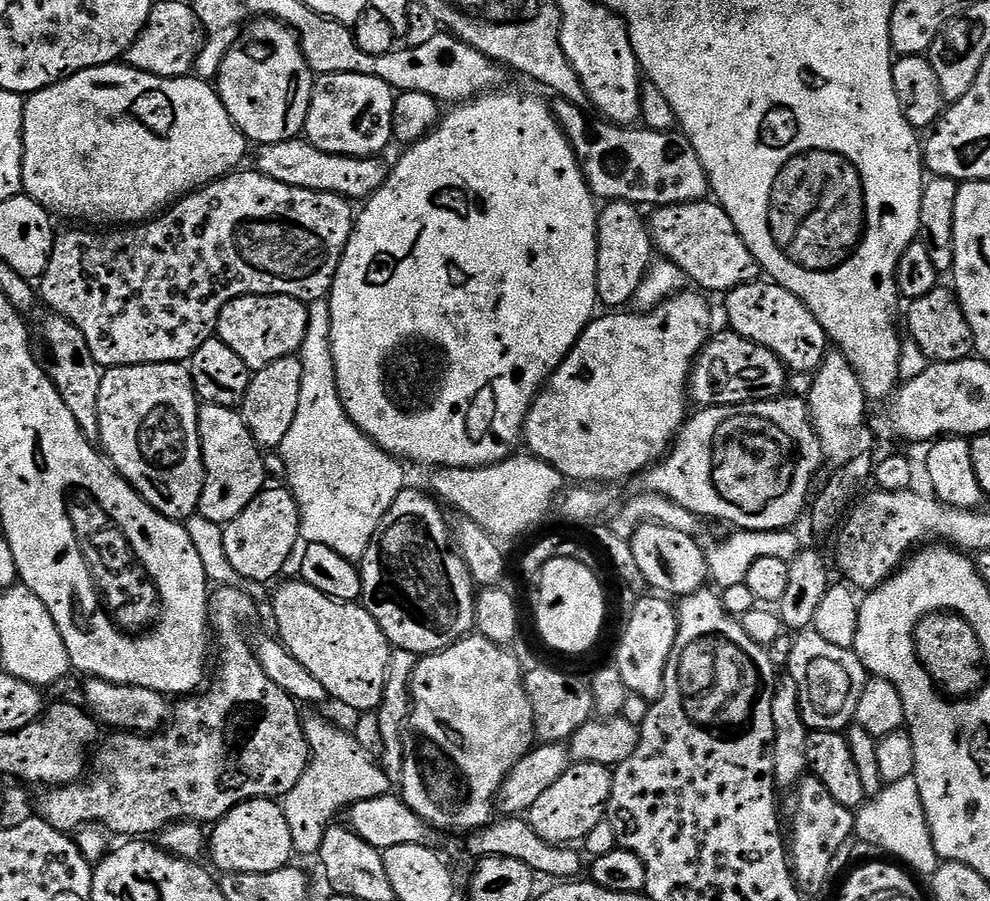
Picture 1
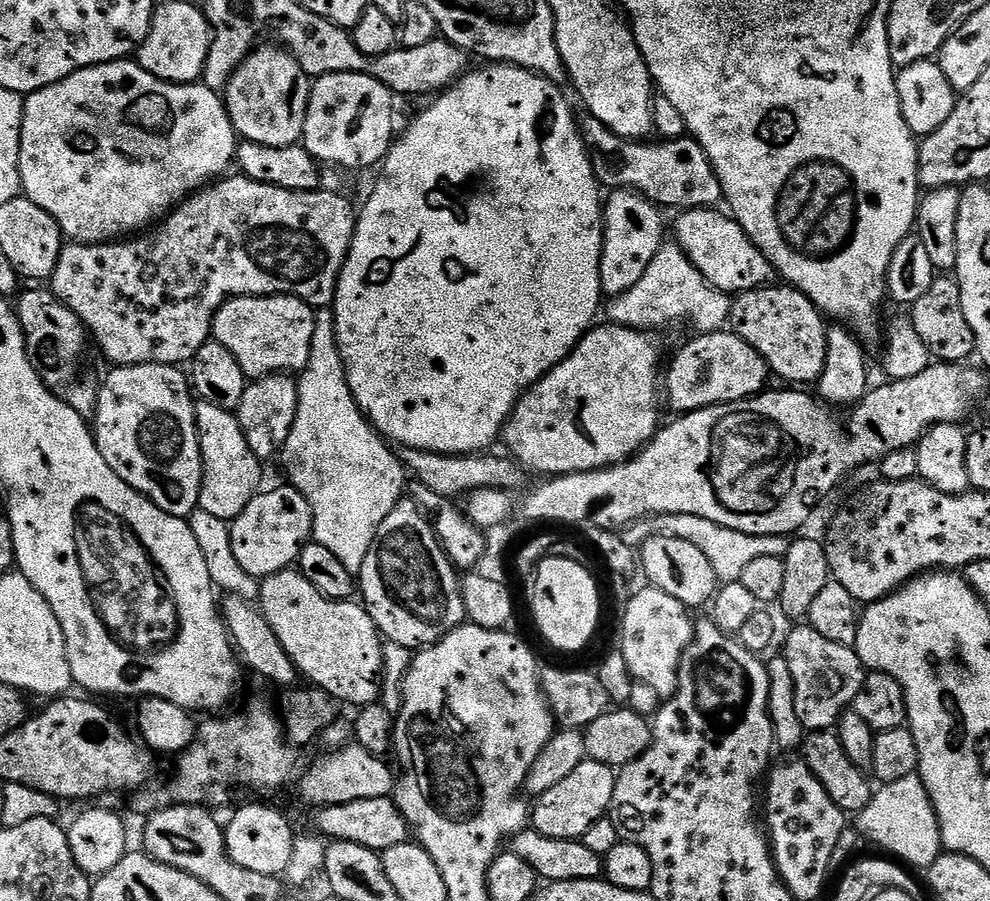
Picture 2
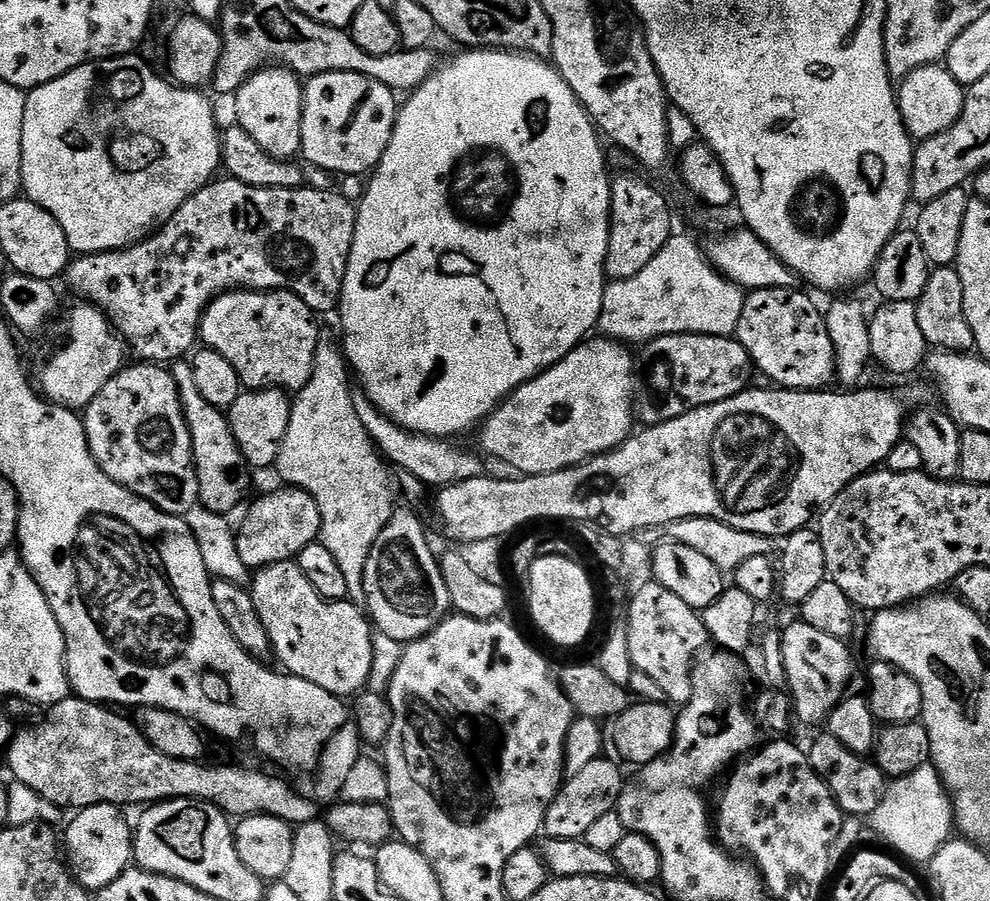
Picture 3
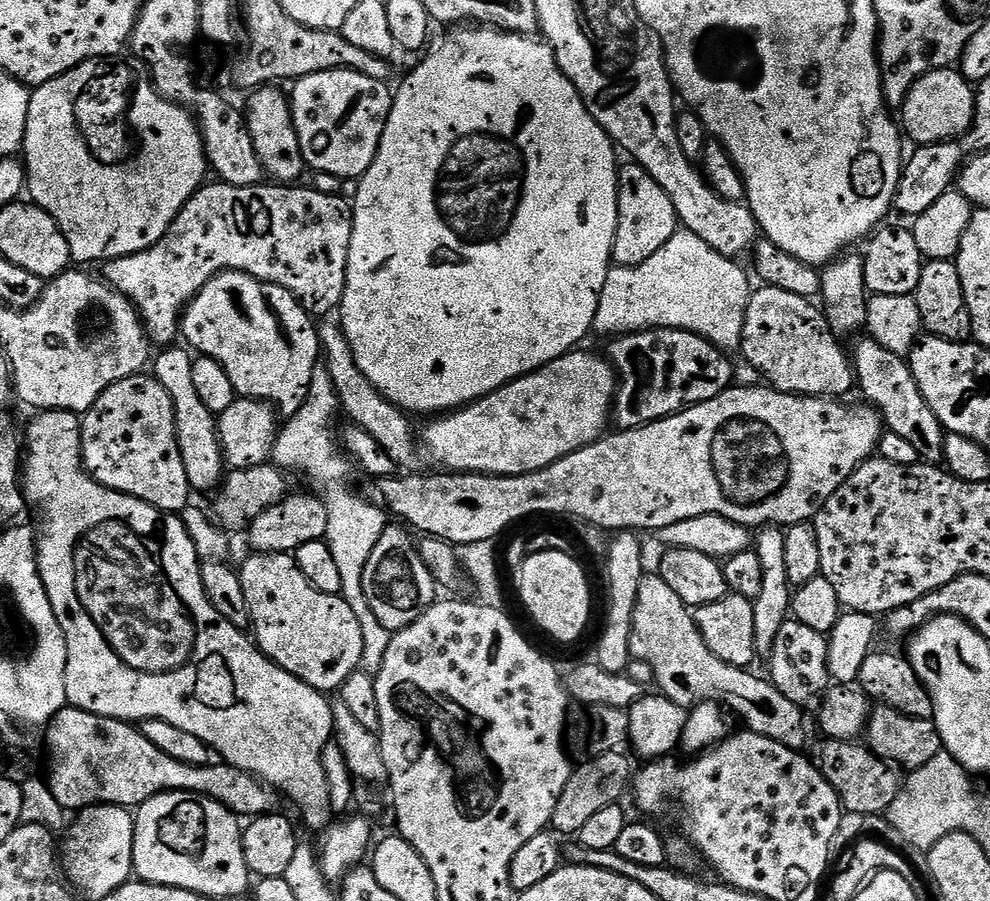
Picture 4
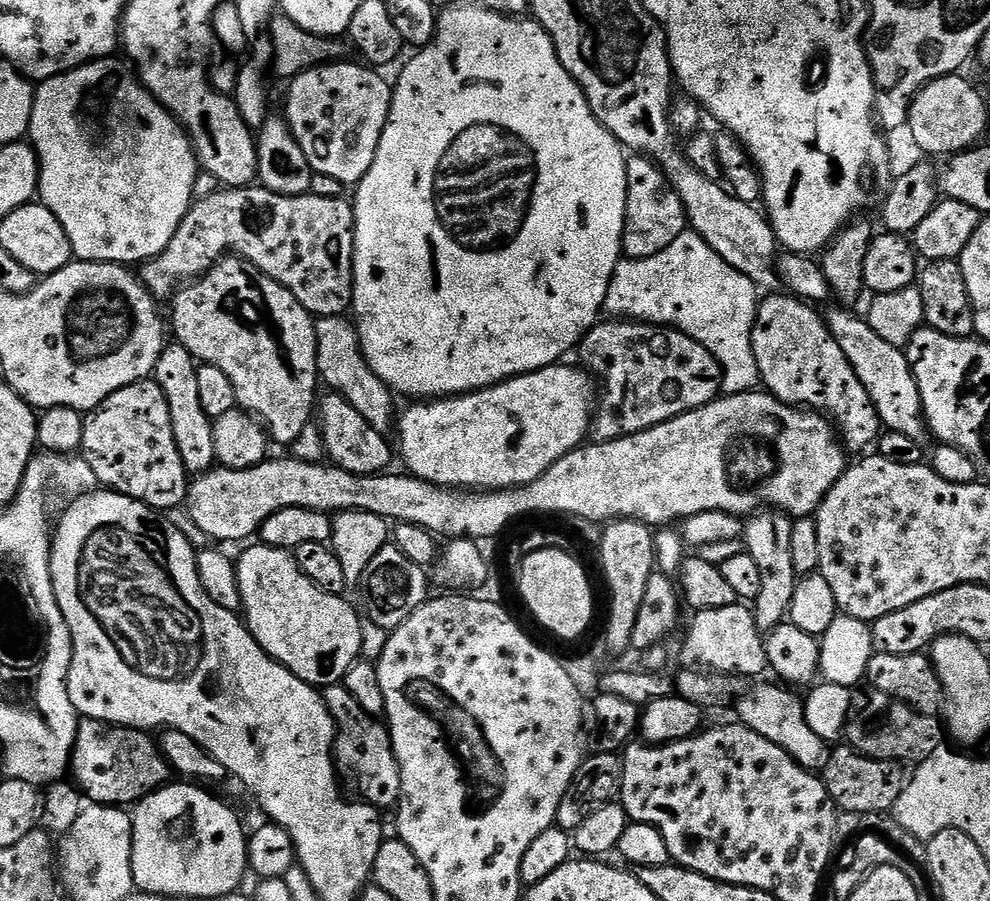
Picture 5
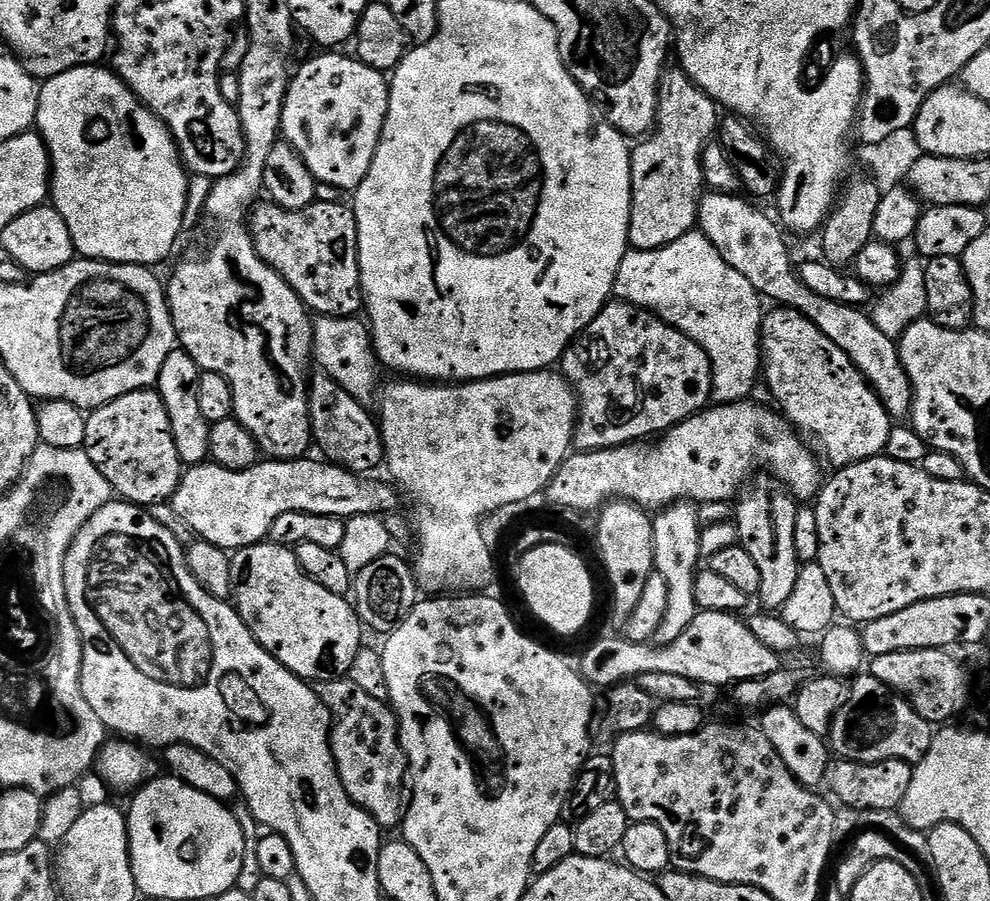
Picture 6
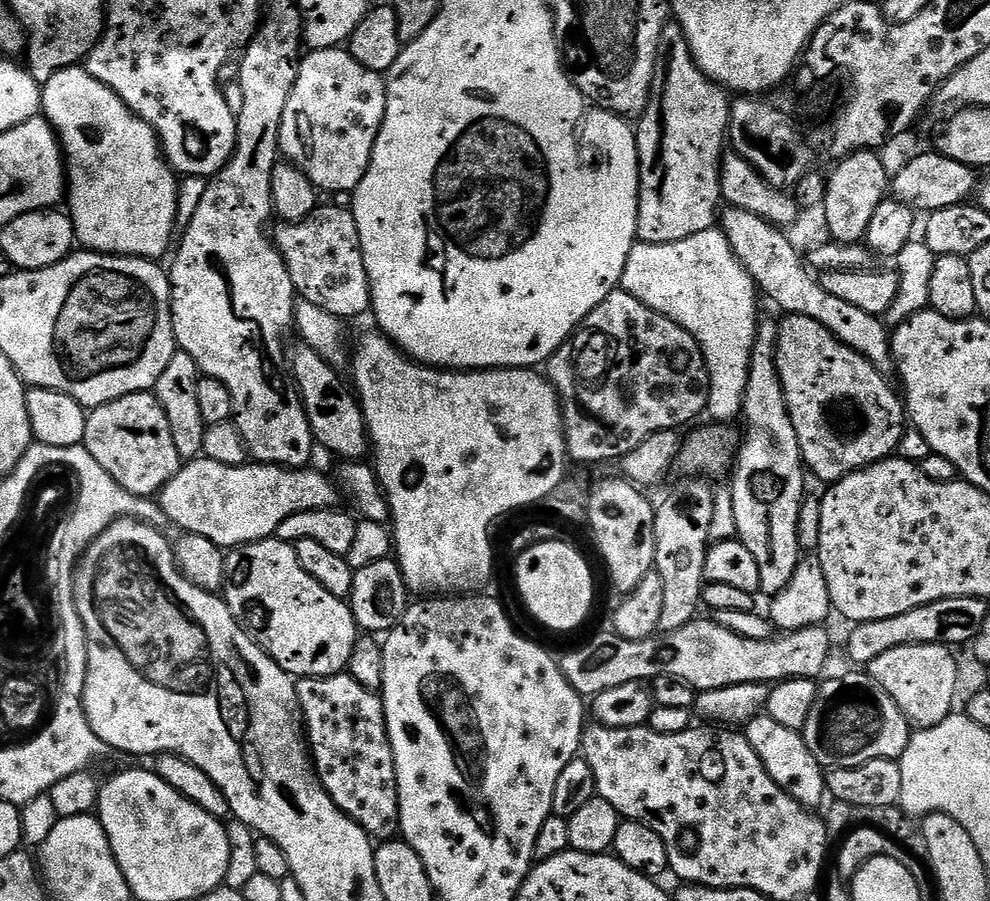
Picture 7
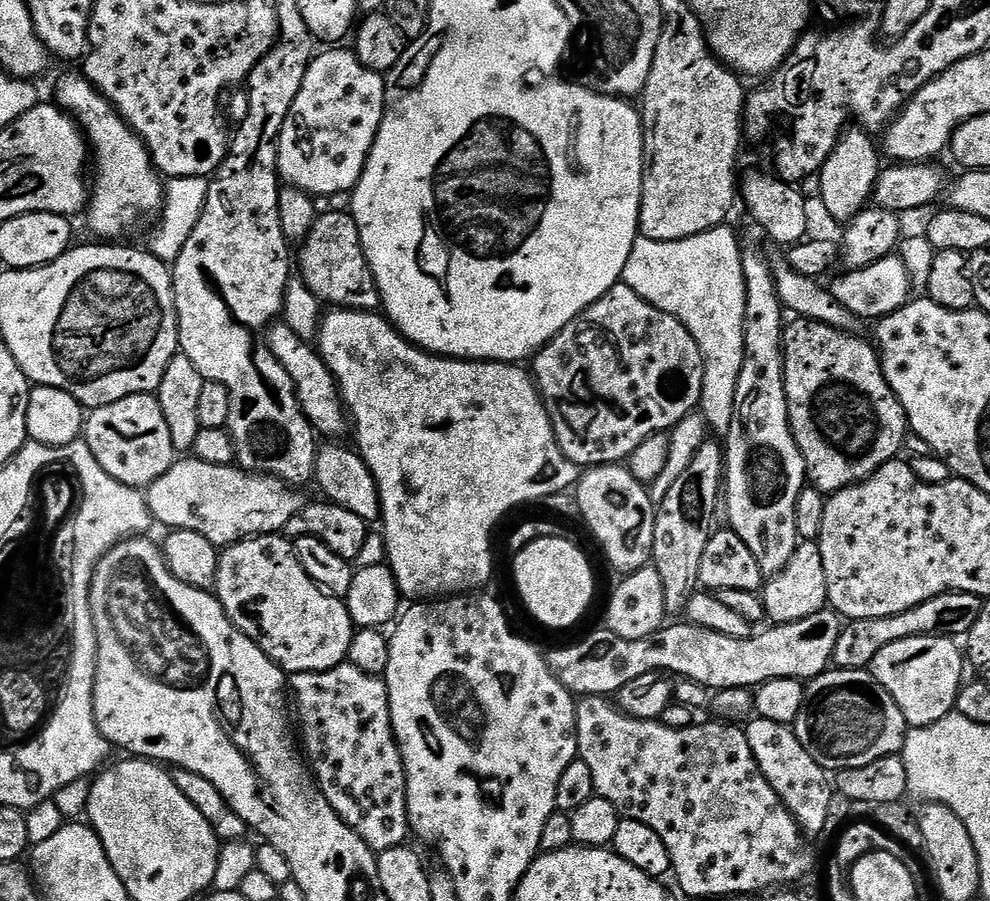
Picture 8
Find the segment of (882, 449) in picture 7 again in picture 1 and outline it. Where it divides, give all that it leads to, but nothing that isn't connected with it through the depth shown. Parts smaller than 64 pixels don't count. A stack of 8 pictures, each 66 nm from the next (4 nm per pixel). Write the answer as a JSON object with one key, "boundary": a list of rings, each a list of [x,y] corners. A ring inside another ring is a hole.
{"boundary":[[[771,282],[740,284],[727,293],[724,308],[728,311],[727,327],[742,338],[770,350],[784,363],[789,373],[815,373],[830,350],[828,335],[822,330],[818,318],[790,290]]]}

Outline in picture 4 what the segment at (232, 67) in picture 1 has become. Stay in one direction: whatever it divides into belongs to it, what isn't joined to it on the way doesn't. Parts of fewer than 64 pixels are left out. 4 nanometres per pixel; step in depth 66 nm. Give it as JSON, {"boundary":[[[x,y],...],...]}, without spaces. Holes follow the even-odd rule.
{"boundary":[[[261,86],[251,93],[248,100],[246,123],[248,133],[254,142],[260,164],[273,181],[284,186],[292,186],[303,172],[306,172],[302,146],[298,142],[296,127],[292,121],[292,106],[287,95],[279,92],[276,86]]]}

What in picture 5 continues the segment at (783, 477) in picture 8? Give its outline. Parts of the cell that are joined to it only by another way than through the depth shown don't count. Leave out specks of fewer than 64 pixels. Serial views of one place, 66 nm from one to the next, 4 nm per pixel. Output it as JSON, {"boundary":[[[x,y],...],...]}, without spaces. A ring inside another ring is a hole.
{"boundary":[[[764,510],[755,513],[746,523],[743,529],[743,541],[745,549],[749,552],[754,562],[761,571],[761,593],[754,602],[753,612],[755,622],[761,633],[768,633],[777,625],[783,623],[788,615],[790,602],[793,601],[796,589],[797,575],[793,566],[790,551],[790,530],[792,520],[785,514],[775,510]]]}

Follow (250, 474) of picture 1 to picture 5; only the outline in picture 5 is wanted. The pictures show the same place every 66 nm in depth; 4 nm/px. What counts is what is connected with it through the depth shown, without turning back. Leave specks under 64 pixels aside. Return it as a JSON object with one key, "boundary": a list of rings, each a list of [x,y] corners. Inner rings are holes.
{"boundary":[[[172,342],[158,358],[154,373],[155,382],[162,390],[162,394],[166,394],[166,402],[170,406],[170,422],[178,454],[182,454],[184,468],[190,474],[203,474],[216,464],[212,433],[214,420],[206,414],[206,410],[202,410],[202,402],[198,395],[197,367],[197,361],[193,360],[191,354],[178,342]]]}

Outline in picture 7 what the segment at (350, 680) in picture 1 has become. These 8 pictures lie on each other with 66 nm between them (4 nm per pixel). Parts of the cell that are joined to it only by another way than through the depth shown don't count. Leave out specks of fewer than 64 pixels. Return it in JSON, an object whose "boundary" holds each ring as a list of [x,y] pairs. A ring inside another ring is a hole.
{"boundary":[[[269,538],[231,549],[224,558],[224,590],[222,599],[240,627],[293,678],[339,676],[350,662],[350,654],[358,639],[358,625],[351,607],[334,598],[330,590],[322,590],[298,562],[295,547],[287,540]]]}

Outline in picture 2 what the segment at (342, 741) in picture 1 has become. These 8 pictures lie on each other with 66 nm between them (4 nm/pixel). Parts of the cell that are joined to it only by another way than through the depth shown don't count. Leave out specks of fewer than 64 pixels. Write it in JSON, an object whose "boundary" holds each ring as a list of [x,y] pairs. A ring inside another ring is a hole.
{"boundary":[[[358,743],[325,753],[326,756],[314,763],[305,774],[300,792],[303,798],[314,808],[326,805],[340,805],[358,801],[362,798],[380,798],[392,796],[395,791],[395,773],[381,757],[374,756]]]}

